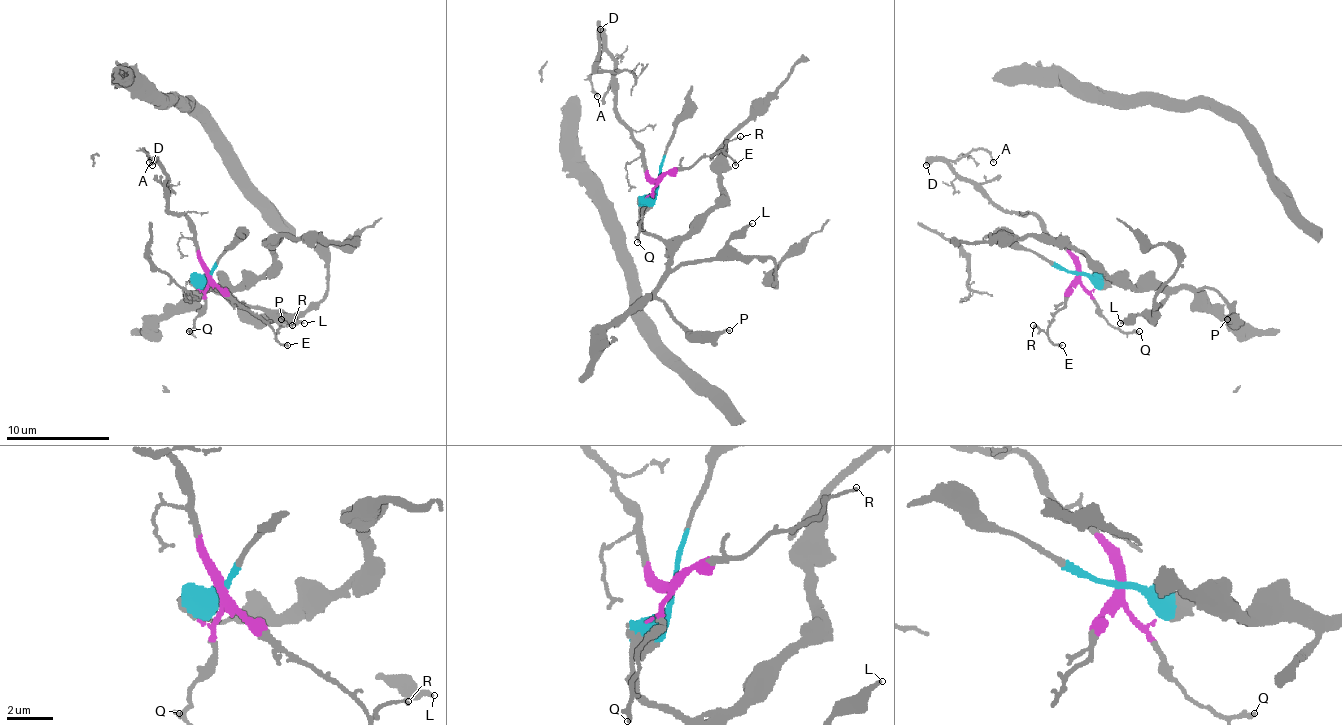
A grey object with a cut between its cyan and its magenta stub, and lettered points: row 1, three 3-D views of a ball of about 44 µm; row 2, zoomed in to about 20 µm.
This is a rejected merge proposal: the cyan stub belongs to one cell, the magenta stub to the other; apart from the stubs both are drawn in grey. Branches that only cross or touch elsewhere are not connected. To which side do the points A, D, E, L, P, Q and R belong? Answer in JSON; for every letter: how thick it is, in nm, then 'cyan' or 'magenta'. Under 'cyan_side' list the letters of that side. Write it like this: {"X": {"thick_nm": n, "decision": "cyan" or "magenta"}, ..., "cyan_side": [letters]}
{"A": {"thick_nm": 90, "decision": "magenta"}, "D": {"thick_nm": 440, "decision": "magenta"}, "E": {"thick_nm": 170, "decision": "magenta"}, "L": {"thick_nm": 220, "decision": "cyan"}, "P": {"thick_nm": 200, "decision": "cyan"}, "Q": {"thick_nm": 180, "decision": "magenta"}, "R": {"thick_nm": 110, "decision": "magenta"}, "cyan_side": ["L", "P"]}

